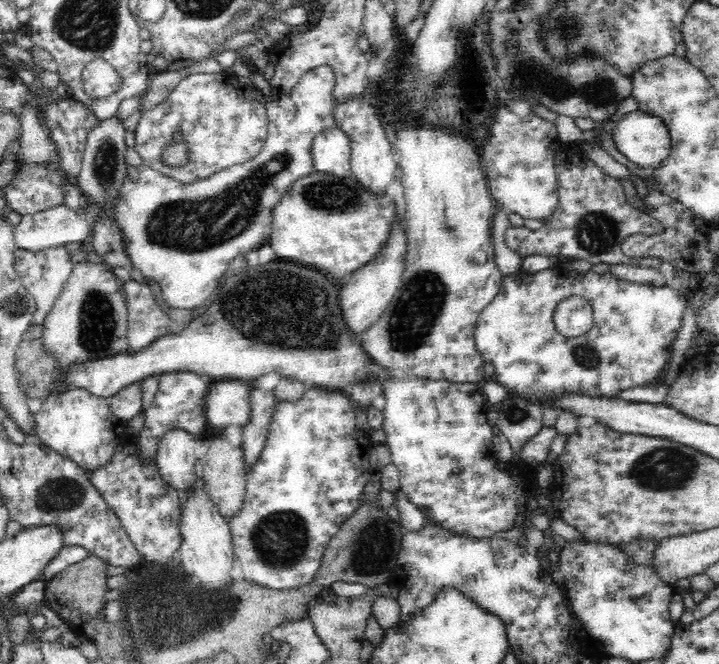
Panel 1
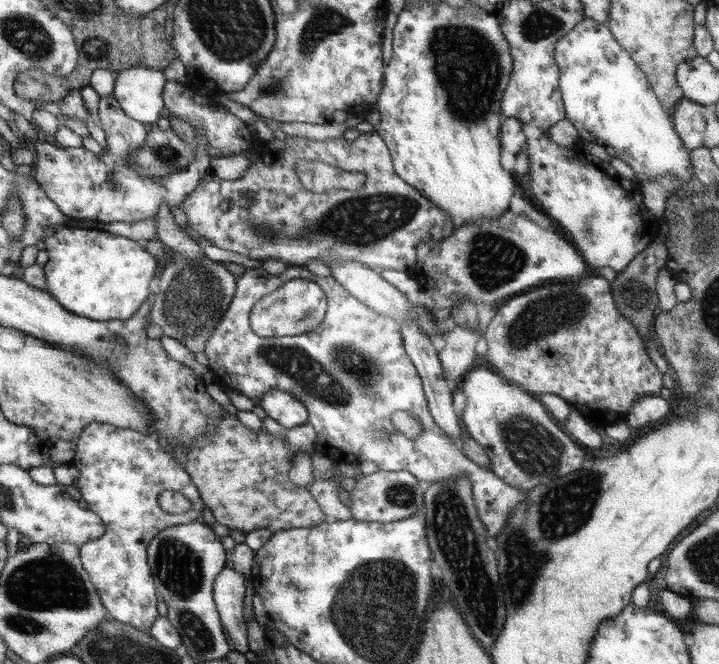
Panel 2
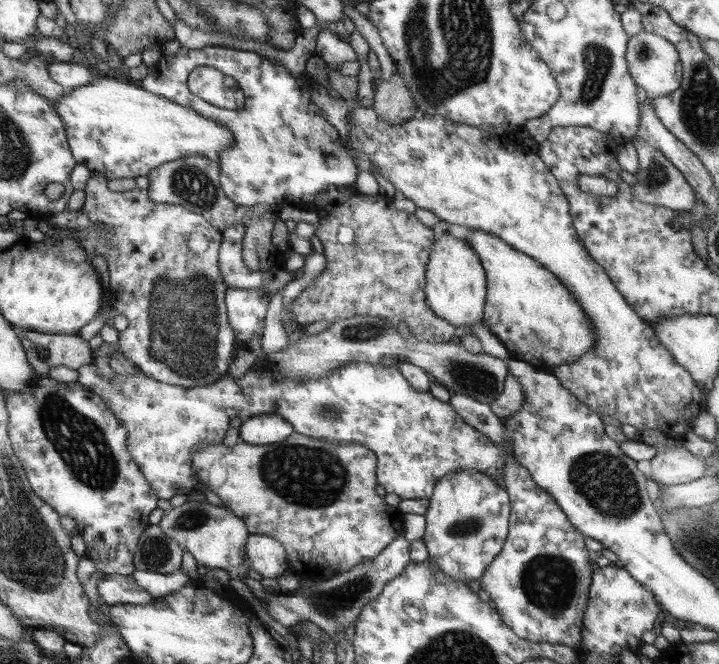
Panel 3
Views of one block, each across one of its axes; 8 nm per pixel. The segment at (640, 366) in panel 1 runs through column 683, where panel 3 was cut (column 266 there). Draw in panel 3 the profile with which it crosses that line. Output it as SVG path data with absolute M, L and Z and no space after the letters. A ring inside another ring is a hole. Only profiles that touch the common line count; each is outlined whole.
M229 288L224 304L229 306L229 324L237 331L238 342L252 340L264 330L271 293L263 289Z

